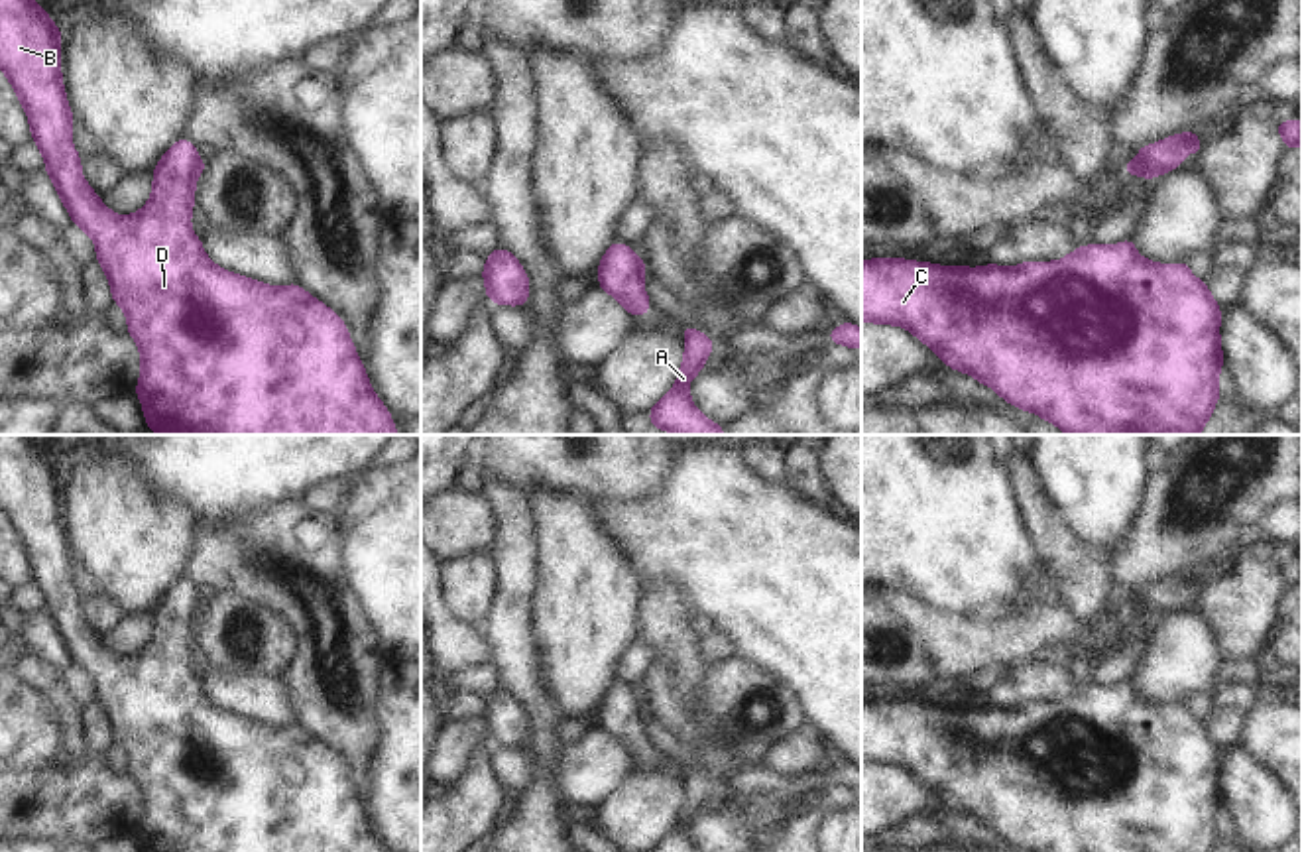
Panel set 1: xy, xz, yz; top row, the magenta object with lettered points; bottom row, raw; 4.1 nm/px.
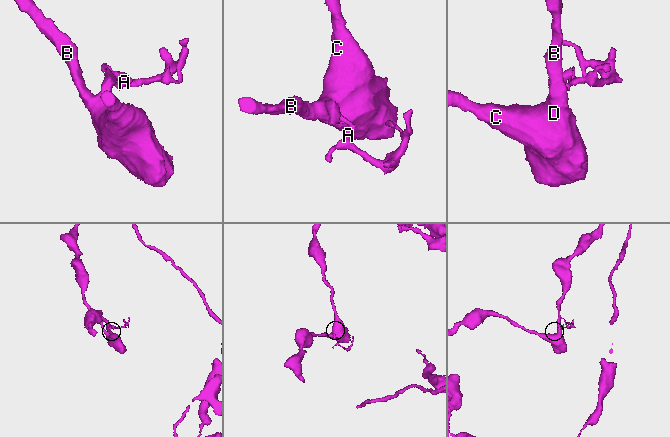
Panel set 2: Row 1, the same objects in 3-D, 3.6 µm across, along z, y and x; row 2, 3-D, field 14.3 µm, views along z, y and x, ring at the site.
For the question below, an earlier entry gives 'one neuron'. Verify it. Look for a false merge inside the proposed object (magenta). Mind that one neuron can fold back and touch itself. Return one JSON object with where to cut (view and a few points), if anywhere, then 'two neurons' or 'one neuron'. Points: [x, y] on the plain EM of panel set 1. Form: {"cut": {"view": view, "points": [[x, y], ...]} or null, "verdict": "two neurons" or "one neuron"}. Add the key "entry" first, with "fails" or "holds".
{"entry": "fails", "cut": {"view": "yz", "points": [[1135, 601], [1165, 612]]}, "verdict": "two neurons"}

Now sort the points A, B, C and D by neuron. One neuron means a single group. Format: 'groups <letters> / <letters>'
groups A / B C D

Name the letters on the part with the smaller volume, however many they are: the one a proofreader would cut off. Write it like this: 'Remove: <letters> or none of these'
Remove: A

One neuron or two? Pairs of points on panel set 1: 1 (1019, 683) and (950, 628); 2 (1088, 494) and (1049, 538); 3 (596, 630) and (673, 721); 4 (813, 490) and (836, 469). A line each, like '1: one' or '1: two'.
1: two
2: two
3: two
4: two

